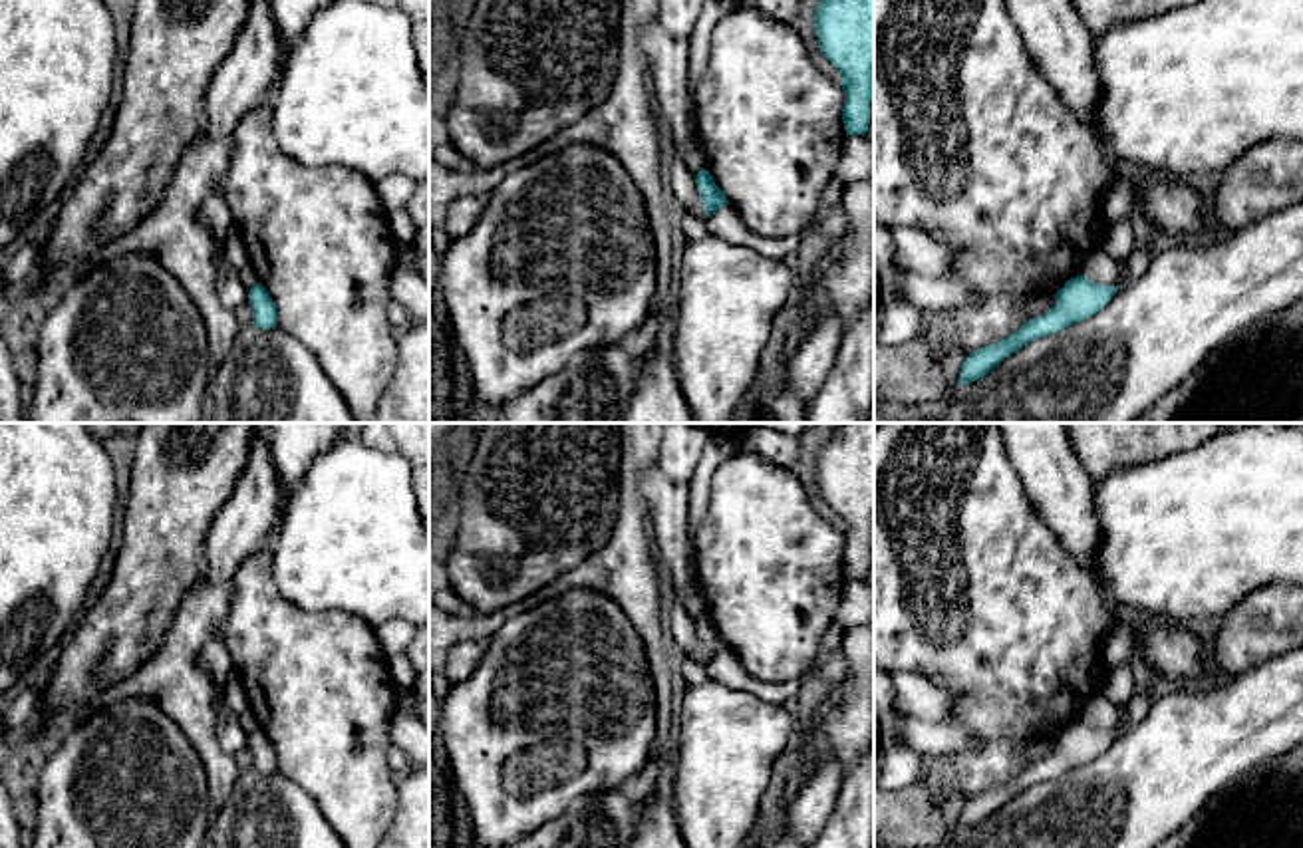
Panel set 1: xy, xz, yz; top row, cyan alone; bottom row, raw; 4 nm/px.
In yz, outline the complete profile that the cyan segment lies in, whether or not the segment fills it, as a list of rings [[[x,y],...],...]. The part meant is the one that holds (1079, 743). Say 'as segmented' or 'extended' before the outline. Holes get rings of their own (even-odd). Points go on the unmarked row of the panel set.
as segmented | [[[1085,719],[1067,725],[1055,739],[1055,751],[1049,757],[1031,763],[1013,780],[969,798],[961,810],[957,830],[967,830],[983,822],[1029,786],[1057,778],[1075,767],[1090,763],[1102,755],[1114,739],[1116,731],[1094,729]]]

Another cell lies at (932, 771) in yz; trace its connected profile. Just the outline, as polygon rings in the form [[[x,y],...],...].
[[[920,755],[920,778],[928,788],[930,802],[940,808],[951,790],[945,765],[936,757]]]

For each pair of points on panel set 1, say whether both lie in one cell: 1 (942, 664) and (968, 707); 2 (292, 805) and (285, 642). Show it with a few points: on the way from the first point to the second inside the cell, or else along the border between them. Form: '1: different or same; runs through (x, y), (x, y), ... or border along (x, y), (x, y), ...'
1: same; runs through (952, 674), (968, 690), (968, 698)
2: different; border along (277, 769), (294, 781), (322, 815)

